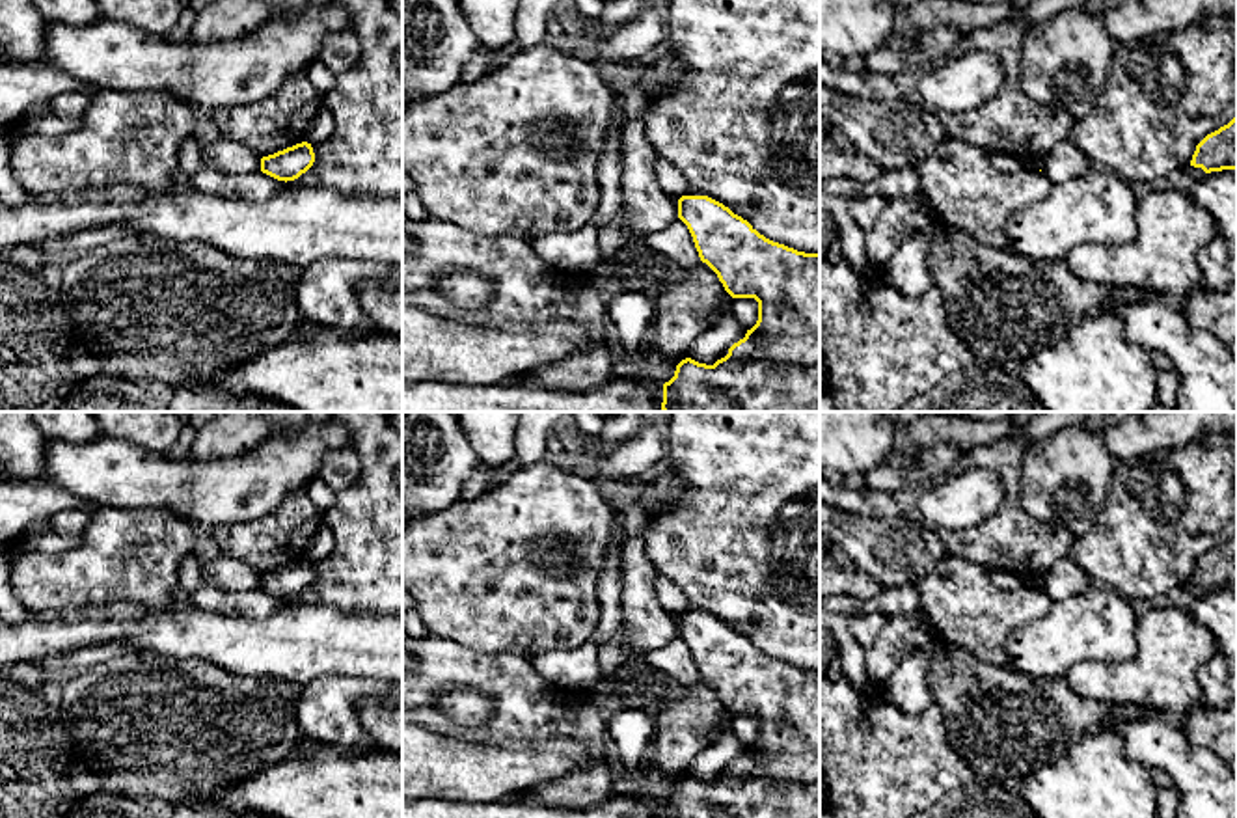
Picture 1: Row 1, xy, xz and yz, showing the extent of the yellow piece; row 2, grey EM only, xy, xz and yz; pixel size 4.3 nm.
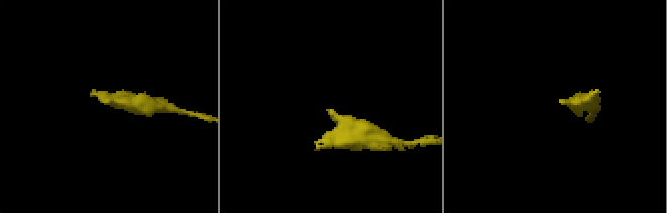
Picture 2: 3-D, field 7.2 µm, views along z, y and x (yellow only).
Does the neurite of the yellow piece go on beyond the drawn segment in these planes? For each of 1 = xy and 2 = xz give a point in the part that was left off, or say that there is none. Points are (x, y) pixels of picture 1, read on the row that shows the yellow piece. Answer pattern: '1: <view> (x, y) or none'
1: none
2: none

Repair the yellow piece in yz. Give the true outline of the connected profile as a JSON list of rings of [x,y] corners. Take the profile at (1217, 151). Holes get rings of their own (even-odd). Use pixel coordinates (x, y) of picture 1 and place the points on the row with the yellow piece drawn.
[[[1237,117],[1196,145],[1190,166],[1202,168],[1205,173],[1237,170]]]

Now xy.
[[[302,142],[261,158],[261,171],[278,181],[294,181],[315,162],[311,143]]]

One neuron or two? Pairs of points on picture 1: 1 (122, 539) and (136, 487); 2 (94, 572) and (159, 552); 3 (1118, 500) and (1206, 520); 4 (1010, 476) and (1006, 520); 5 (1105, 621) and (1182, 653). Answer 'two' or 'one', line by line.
1: two
2: one
3: one
4: one
5: two

